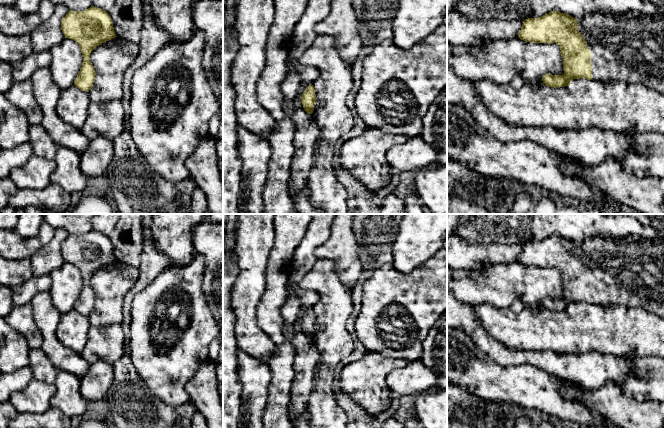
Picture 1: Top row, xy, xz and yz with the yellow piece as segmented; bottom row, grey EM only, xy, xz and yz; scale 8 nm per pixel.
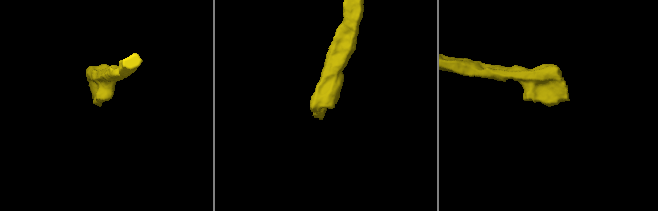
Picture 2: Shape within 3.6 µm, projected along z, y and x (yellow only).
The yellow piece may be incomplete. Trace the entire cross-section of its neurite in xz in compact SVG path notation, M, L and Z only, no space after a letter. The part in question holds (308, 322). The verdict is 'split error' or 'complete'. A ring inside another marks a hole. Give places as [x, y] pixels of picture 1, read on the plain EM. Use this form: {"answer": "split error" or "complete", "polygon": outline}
{"answer": "complete", "polygon": "M309 309L306 314L302 317L301 321L302 329L304 334L308 338L312 338L316 325L316 318L313 309Z"}

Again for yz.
{"answer": "split error", "polygon": "M551 235L538 242L523 245L518 262L525 266L557 267L563 282L564 297L562 299L545 298L542 305L548 311L570 310L573 303L595 305L623 305L630 308L641 308L664 318L664 244L651 244L646 241L626 242L602 237L586 237L578 244L574 241Z"}

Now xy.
{"answer": "complete", "polygon": "M94 230L85 235L69 234L61 244L61 254L65 262L78 267L83 281L83 287L74 304L74 310L89 316L96 299L90 285L90 278L97 270L117 261L112 243L105 234Z"}

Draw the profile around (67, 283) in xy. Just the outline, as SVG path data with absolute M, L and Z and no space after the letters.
M65 262L53 270L50 276L52 283L49 292L53 305L61 314L72 311L83 287L77 265Z

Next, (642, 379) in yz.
M447 292L447 327L461 329L475 342L476 346L503 367L531 365L560 379L583 386L588 390L600 388L608 381L620 385L626 396L639 402L645 400L664 401L664 359L645 356L632 361L612 354L590 351L584 354L561 354L551 350L512 350L492 339L476 319L472 305L456 299Z

